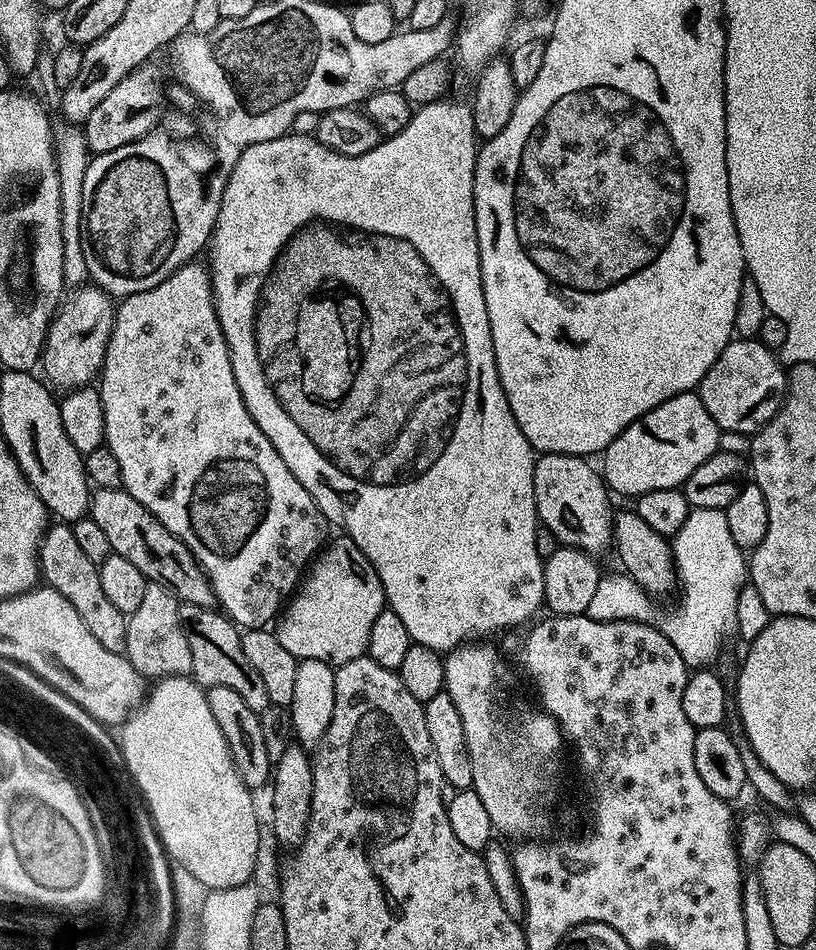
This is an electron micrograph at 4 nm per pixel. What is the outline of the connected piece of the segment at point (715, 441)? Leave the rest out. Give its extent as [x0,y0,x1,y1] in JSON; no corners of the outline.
[602,392,720,498]

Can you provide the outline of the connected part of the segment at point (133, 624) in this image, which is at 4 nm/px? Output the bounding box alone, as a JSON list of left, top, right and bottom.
[126,583,192,678]

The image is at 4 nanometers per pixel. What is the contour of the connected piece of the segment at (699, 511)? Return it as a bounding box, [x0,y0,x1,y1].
[662,508,746,666]

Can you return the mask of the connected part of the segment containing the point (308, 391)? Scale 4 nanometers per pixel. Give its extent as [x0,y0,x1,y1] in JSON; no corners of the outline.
[210,99,544,654]

